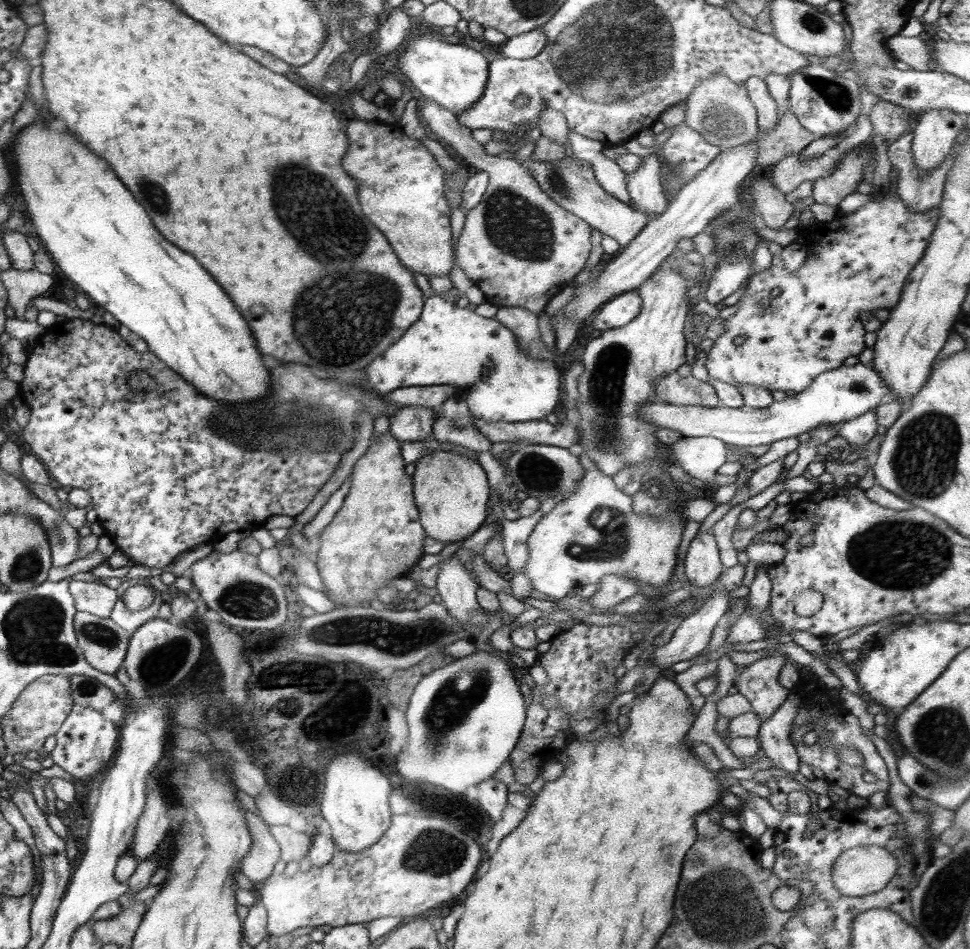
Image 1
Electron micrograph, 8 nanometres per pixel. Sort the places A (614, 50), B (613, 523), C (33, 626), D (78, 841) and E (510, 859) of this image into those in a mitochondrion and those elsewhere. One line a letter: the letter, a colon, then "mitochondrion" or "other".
A: mitochondrion
B: mitochondrion
C: mitochondrion
D: other
E: other

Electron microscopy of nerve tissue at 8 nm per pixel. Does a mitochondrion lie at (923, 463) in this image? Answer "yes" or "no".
yes

